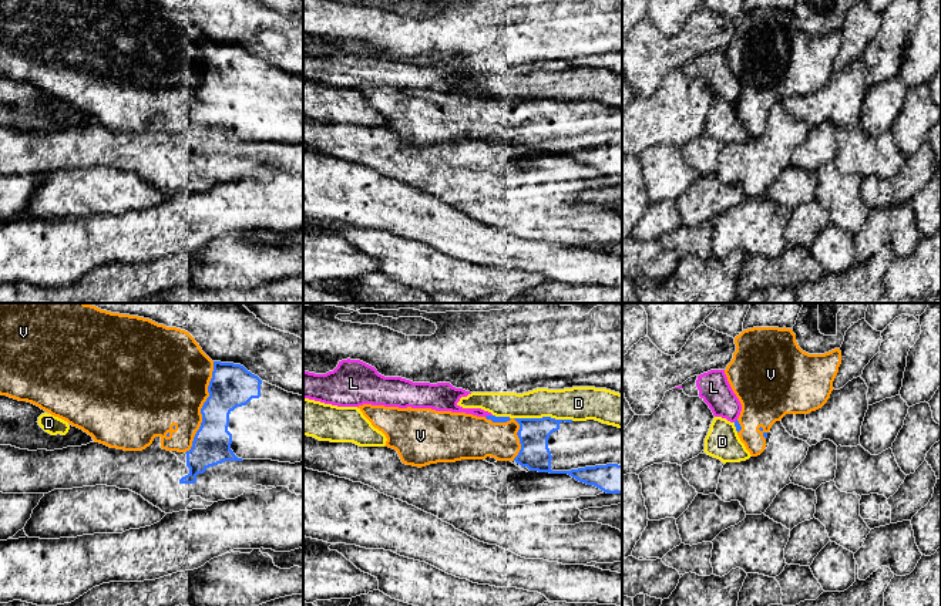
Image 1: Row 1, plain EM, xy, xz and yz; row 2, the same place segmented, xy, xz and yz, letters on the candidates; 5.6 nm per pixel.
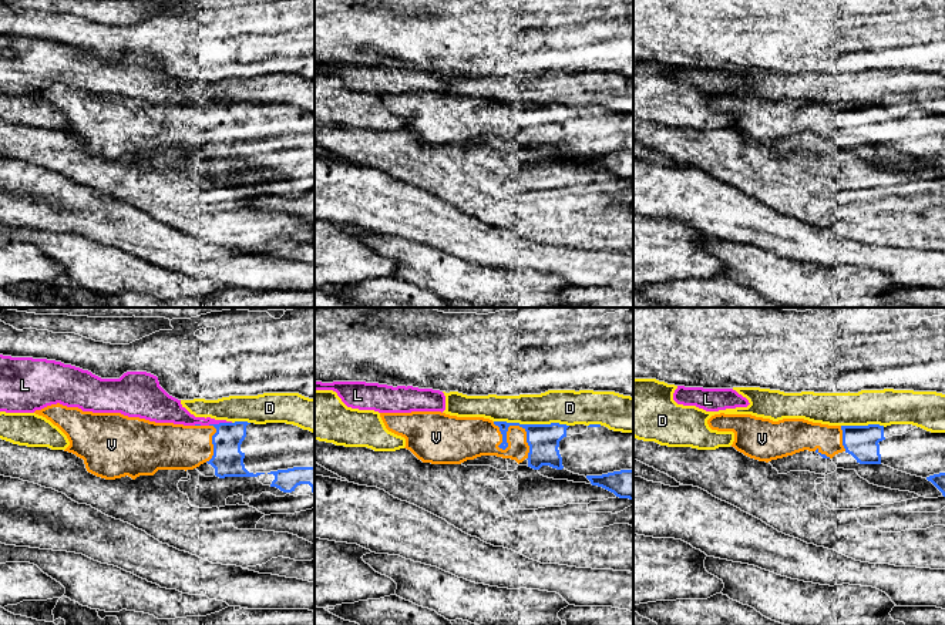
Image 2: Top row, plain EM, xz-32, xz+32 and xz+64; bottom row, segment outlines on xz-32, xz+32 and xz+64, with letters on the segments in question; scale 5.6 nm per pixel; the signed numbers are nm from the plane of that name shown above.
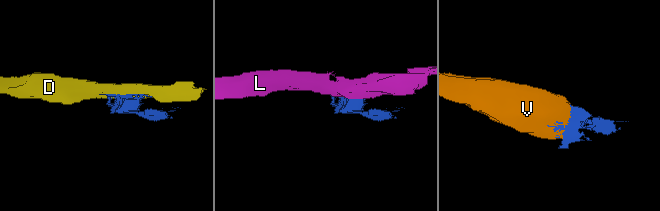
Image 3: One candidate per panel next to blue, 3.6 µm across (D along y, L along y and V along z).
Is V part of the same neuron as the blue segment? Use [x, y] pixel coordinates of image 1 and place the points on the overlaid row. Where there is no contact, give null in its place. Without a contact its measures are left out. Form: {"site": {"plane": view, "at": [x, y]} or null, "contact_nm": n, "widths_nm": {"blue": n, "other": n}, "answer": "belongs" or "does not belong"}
{"site": {"plane": "xy", "at": [202, 407]}, "contact_nm": 550, "widths_nm": {"blue": 240, "other": 480}, "answer": "belongs"}

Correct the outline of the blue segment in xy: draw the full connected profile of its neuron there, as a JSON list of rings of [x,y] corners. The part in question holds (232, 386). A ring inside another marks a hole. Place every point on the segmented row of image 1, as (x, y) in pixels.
[[[0,303],[0,395],[7,395],[19,401],[31,403],[40,407],[41,410],[50,413],[51,415],[67,421],[73,427],[83,430],[84,432],[93,437],[94,442],[104,444],[110,448],[117,448],[124,451],[142,451],[152,444],[155,437],[159,437],[162,450],[186,454],[186,467],[189,468],[189,474],[182,477],[179,479],[179,484],[195,484],[198,474],[204,474],[209,467],[222,464],[225,461],[272,459],[272,461],[290,462],[290,464],[303,461],[303,395],[288,393],[276,386],[262,381],[258,376],[252,374],[241,364],[212,361],[202,351],[199,344],[195,341],[195,339],[185,330],[177,327],[167,327],[164,324],[158,324],[149,319],[138,316],[111,313],[85,303]]]

